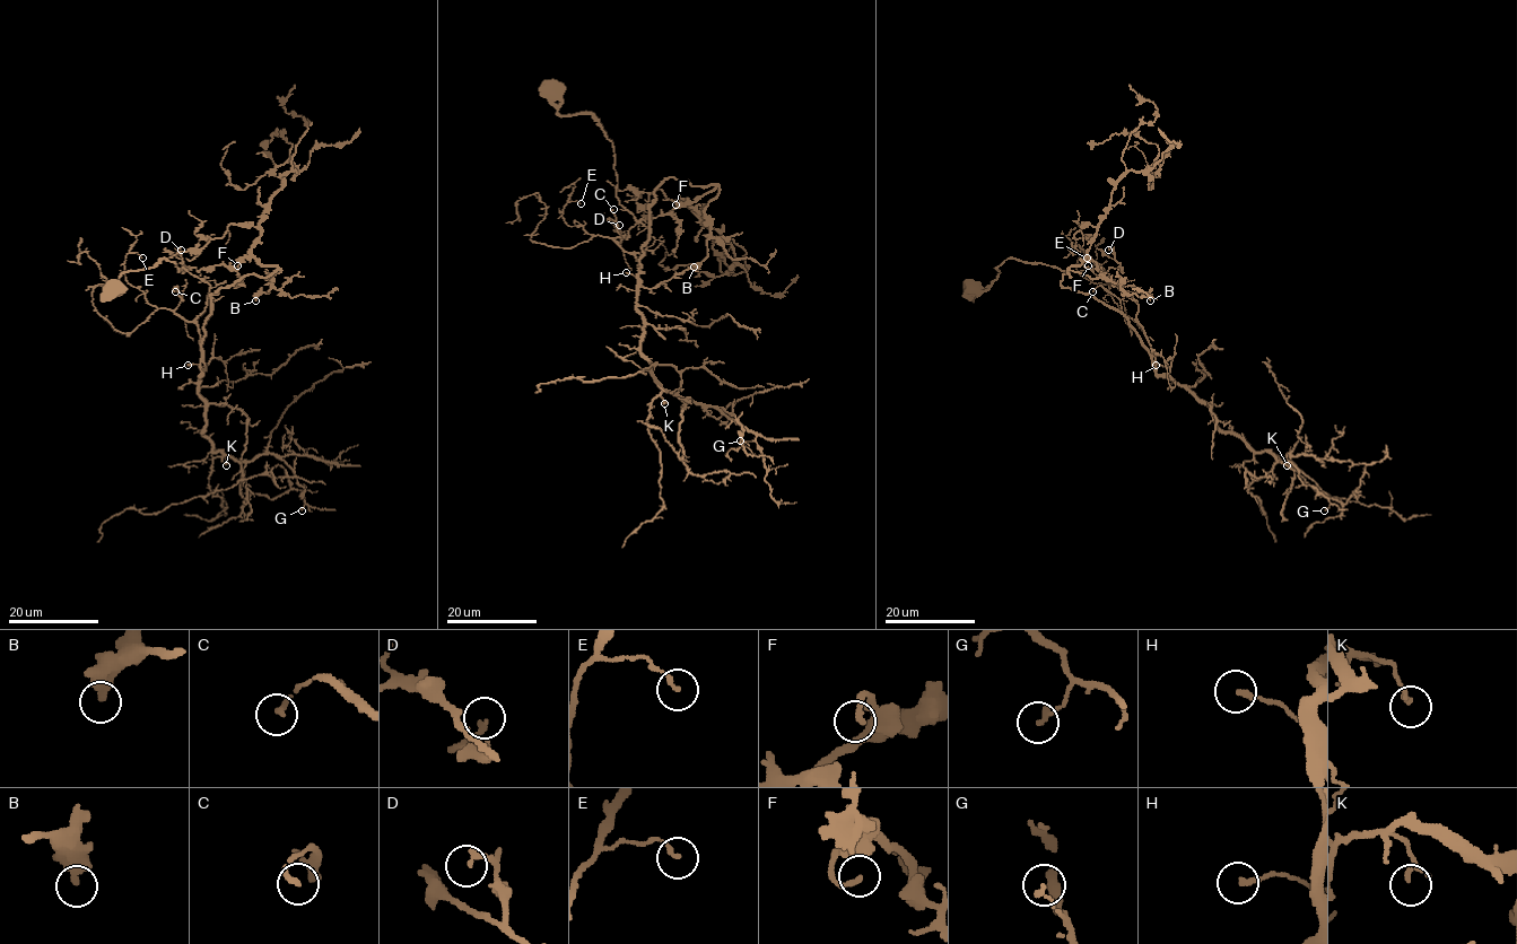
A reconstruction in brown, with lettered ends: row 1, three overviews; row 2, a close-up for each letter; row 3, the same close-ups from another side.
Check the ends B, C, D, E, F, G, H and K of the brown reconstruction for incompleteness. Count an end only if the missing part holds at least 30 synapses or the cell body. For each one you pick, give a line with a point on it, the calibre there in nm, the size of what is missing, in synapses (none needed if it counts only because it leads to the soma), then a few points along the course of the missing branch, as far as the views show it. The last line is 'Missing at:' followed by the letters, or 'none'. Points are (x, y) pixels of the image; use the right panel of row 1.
Missing at: none

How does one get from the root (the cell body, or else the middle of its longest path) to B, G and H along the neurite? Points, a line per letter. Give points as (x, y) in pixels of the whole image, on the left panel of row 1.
B: (112, 289), (162, 259), (198, 276), (210, 286), (197, 320), (202, 349), (210, 297), (280, 270), (255, 300)
G: (112, 289), (162, 259), (210, 286), (197, 320), (203, 434), (238, 461), (281, 459), (304, 487), (302, 510)
H: (112, 289), (123, 273), (162, 259), (205, 280), (210, 293), (197, 320), (203, 372), (188, 365)

